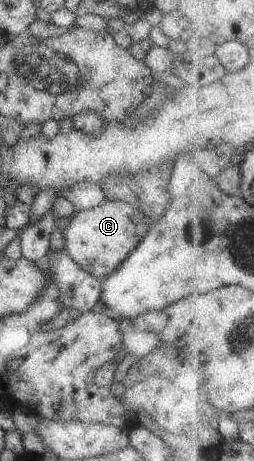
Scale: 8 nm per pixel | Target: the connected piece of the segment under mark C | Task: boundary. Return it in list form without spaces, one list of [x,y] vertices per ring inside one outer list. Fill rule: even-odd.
[[[104,199],[98,206],[76,211],[62,231],[64,248],[76,266],[96,279],[104,279],[142,240],[149,225],[130,203]]]

